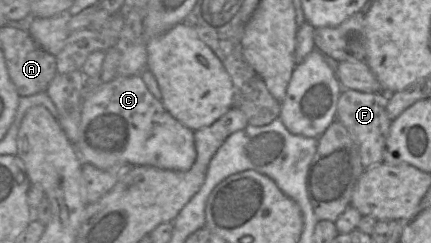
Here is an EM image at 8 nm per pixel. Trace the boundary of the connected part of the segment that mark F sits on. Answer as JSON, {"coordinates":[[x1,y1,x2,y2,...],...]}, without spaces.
{"coordinates":[[342,88,338,99,336,119,349,131,359,146,362,165,365,168,384,163,383,151,389,135,391,120,387,114,389,94,384,92,368,93]]}

